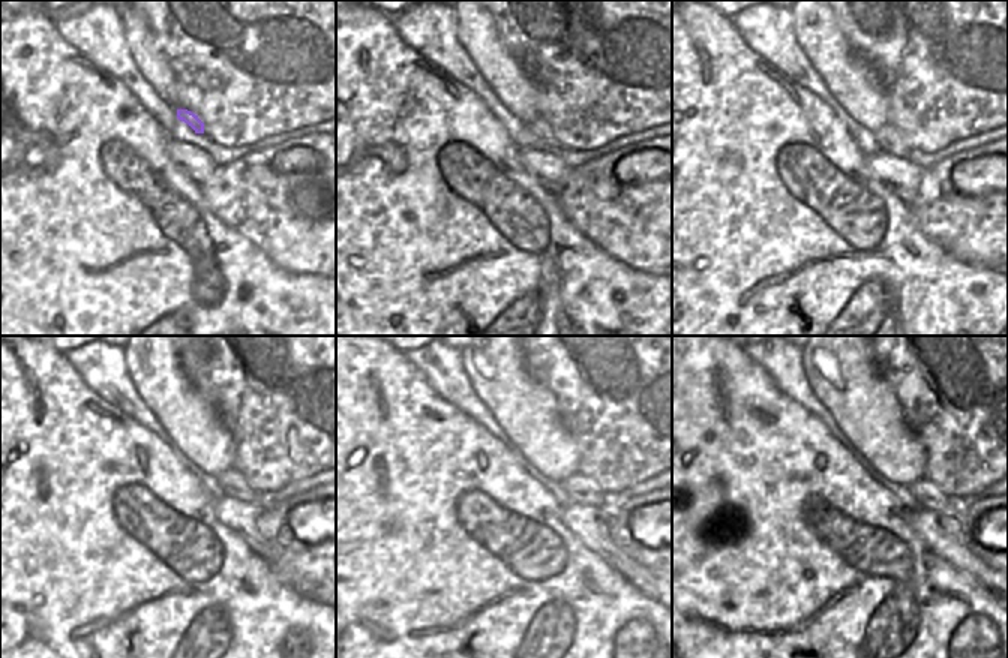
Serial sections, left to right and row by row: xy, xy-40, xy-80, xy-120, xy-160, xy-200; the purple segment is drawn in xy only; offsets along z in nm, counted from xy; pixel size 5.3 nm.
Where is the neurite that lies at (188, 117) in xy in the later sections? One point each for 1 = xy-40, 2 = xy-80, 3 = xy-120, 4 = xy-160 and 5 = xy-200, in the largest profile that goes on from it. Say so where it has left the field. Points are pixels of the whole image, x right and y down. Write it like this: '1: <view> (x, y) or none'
1: xy-40 (549, 143)
2: xy-80 (890, 140)
3: xy-120 (230, 481)
4: xy-160 (579, 489)
5: xy-200 (926, 493)

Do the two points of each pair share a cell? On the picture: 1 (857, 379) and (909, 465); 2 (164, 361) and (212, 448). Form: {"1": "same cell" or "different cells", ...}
{"1": "same cell", "2": "same cell"}

